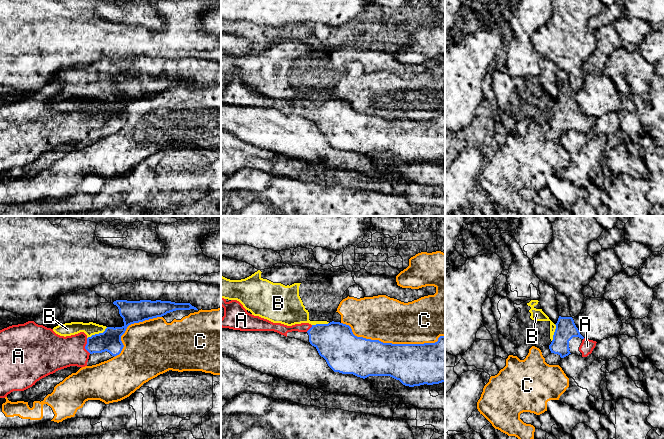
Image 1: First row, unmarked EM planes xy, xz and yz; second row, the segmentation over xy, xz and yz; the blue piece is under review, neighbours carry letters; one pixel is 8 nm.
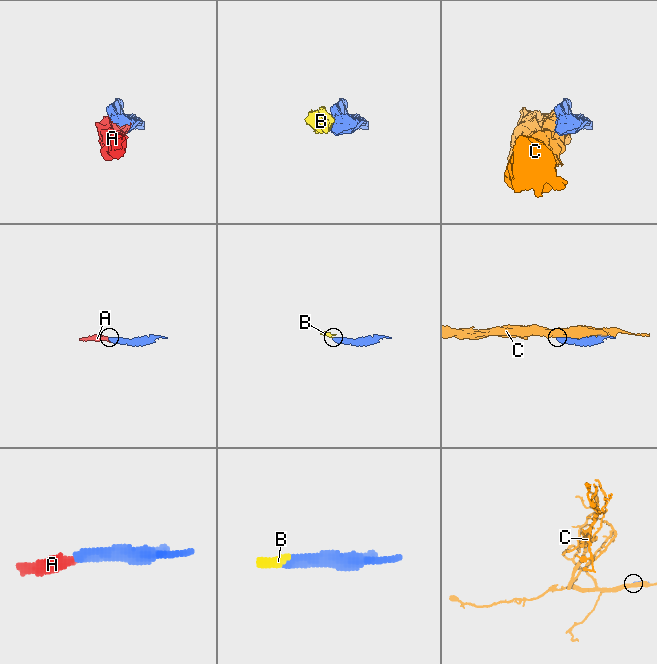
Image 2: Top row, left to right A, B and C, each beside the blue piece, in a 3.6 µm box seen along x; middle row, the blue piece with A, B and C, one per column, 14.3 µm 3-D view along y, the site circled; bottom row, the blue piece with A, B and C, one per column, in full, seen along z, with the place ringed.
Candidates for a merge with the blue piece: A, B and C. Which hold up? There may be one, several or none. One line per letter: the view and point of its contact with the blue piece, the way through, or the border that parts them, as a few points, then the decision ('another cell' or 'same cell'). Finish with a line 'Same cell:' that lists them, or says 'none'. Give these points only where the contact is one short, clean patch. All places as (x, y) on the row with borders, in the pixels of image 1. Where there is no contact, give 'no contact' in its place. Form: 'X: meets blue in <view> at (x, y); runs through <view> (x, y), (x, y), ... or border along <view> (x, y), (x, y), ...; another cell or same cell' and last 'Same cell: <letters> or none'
A: meets blue in xy at (85, 346); same cell
B: meets blue in xy at (97, 334); border along xy (107, 327), (102, 332), (92, 334), (87, 338); another cell
C: meets blue in xz at (391, 343); another cell
Same cell: A

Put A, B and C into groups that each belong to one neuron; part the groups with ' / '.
A / B / C

